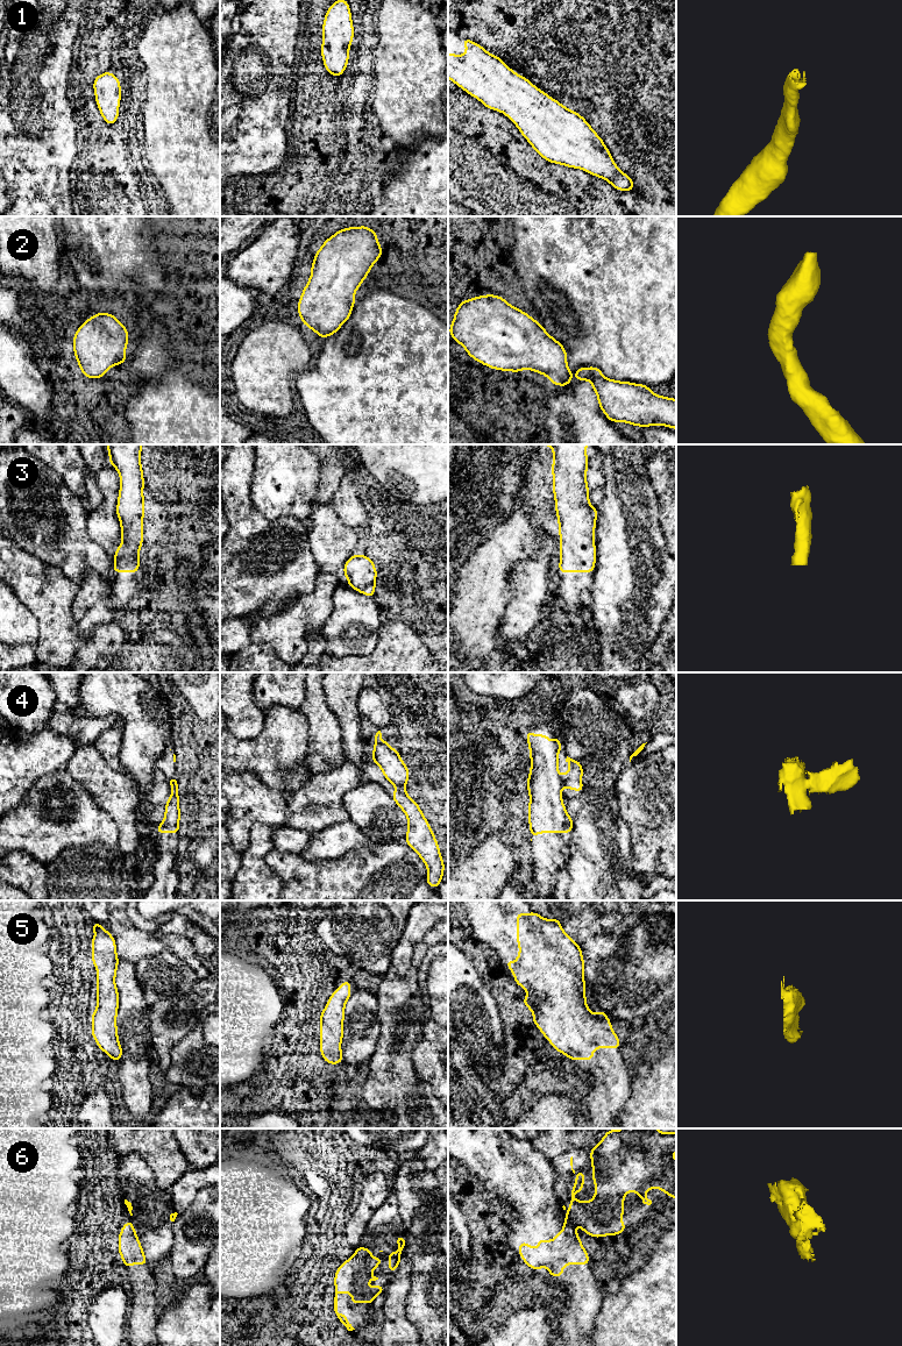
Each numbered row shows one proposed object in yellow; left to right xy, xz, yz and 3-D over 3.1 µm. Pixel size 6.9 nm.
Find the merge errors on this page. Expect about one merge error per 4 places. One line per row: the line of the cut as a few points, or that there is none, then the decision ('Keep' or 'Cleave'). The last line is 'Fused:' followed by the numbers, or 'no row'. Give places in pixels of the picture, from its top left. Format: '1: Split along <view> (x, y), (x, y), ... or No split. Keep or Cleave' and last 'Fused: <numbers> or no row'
1: No split. Keep
2: No split. Keep
3: No split. Keep
4: Split along xz (396, 785), (404, 788). Cleave
5: No split. Keep
6: Split along yz (566, 1222), (573, 1226). Cleave
Fused: 4, 6

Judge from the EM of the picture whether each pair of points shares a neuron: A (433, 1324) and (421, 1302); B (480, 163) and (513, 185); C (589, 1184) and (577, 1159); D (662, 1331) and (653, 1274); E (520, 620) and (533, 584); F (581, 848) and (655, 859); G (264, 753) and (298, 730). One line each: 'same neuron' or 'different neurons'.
A: same neuron
B: different neurons
C: same neuron
D: same neuron
E: same neuron
F: different neurons
G: same neuron

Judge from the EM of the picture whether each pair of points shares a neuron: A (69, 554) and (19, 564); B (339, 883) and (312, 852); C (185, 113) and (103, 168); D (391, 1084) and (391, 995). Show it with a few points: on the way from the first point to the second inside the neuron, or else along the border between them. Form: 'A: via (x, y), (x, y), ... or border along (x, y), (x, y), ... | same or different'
A: border along (18, 546), (44, 562), (57, 567), (64, 575) | different
B: border along (345, 853), (313, 861), (306, 861), (299, 854) | different
C: border along (94, 140), (99, 146), (101, 155), (115, 155) | different
D: via (390, 1062), (390, 1056), (386, 1053), (389, 1017) | same

